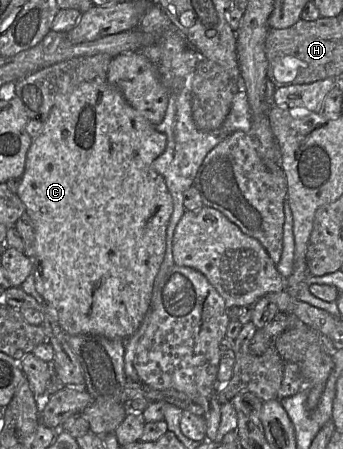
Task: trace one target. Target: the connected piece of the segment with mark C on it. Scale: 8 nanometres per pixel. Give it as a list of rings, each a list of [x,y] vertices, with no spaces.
[[[107,79],[82,83],[67,93],[51,109],[44,120],[42,130],[32,140],[16,195],[24,203],[35,231],[35,254],[31,257],[35,288],[44,298],[46,305],[55,309],[57,322],[67,334],[97,334],[110,339],[126,339],[137,331],[148,313],[154,280],[165,256],[166,230],[173,213],[173,199],[165,180],[152,166],[153,161],[165,151],[166,144],[166,135],[135,110],[120,90],[110,85]]]

